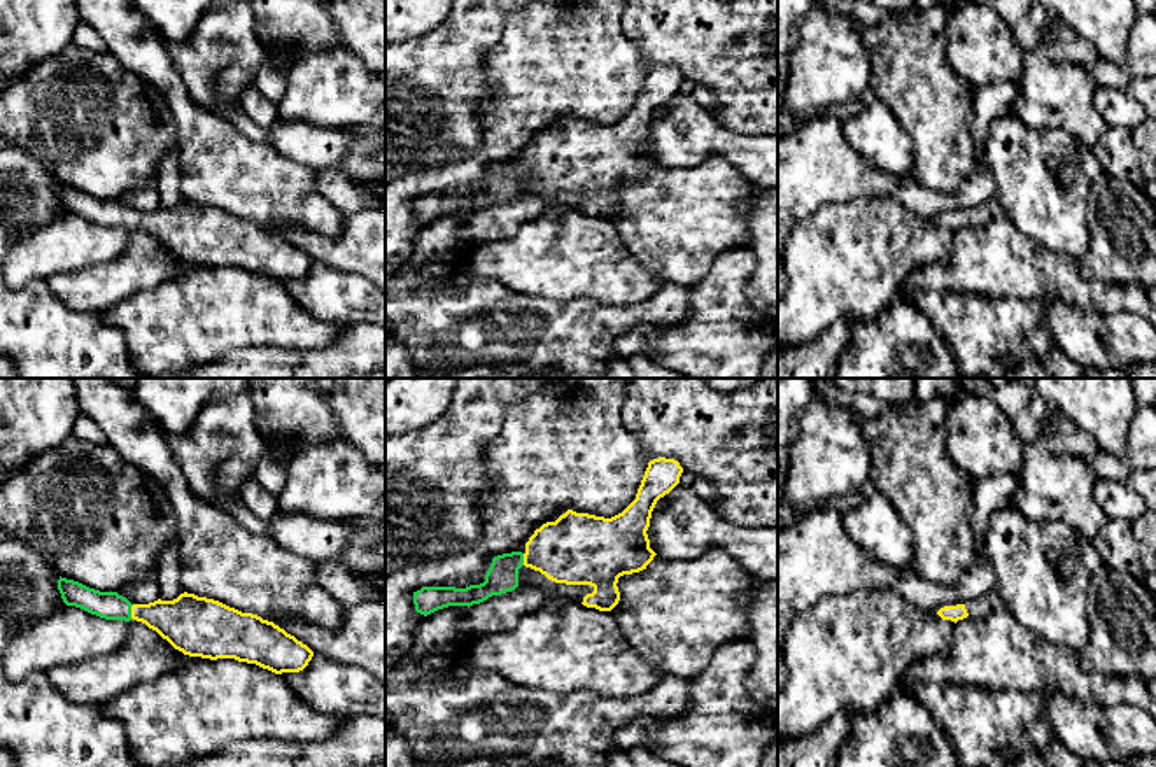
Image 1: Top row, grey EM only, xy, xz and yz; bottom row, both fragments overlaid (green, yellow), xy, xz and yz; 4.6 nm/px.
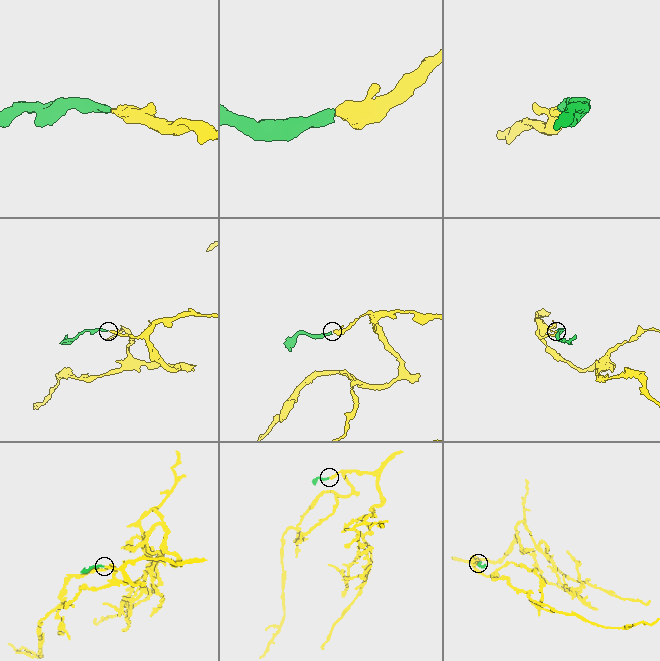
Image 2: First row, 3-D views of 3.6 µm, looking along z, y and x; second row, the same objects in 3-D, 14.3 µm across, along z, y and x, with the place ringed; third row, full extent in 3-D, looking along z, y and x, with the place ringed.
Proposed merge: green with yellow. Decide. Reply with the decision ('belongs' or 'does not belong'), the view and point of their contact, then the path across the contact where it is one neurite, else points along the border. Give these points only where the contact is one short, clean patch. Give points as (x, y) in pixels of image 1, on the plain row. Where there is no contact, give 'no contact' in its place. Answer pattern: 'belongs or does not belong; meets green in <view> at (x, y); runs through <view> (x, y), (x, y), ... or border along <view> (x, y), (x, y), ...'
belongs; meets green in xy at (130, 219); runs through xy (105, 212), (130, 219), (162, 223), (183, 230)

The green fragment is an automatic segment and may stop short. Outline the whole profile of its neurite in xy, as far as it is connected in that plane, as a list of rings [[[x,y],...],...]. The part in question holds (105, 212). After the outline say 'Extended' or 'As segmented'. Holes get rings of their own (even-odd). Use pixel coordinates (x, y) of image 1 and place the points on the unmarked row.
[[[61,184],[58,198],[67,214],[105,228],[142,229],[189,264],[235,266],[275,282],[300,280],[314,264],[307,252],[273,229],[194,201],[131,212],[117,200],[100,200]]]. Extended

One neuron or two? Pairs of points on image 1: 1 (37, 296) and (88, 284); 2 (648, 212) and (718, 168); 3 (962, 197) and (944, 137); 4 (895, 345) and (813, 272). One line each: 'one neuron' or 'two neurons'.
1: two neurons
2: one neuron
3: two neurons
4: two neurons

